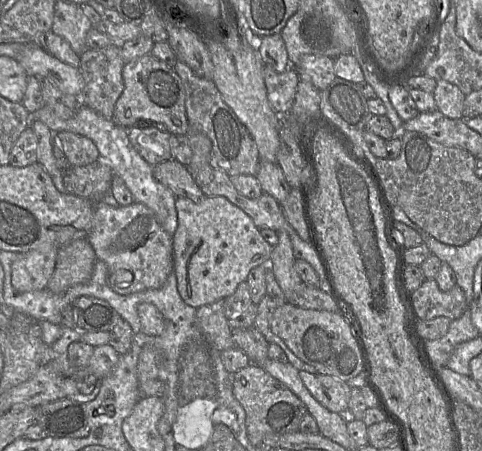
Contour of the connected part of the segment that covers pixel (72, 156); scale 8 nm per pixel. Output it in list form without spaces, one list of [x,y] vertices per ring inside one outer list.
[[[66,130],[54,135],[59,140],[71,166],[83,166],[101,159],[91,139]]]

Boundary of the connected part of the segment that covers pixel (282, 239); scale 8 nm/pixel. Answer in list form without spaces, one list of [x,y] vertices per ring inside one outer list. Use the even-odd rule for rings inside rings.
[[[285,230],[276,231],[278,243],[273,246],[268,269],[270,269],[283,290],[286,302],[294,304],[294,292],[301,285],[302,279],[295,269],[295,256],[290,236]]]

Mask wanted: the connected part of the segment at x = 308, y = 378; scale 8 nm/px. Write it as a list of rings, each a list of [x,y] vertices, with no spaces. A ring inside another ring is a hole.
[[[299,372],[305,387],[325,408],[336,413],[348,409],[351,387],[347,382],[331,375]]]

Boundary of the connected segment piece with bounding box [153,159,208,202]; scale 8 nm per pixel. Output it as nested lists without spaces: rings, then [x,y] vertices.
[[[175,159],[153,166],[154,177],[166,186],[176,197],[189,198],[199,202],[205,196],[185,165]]]

